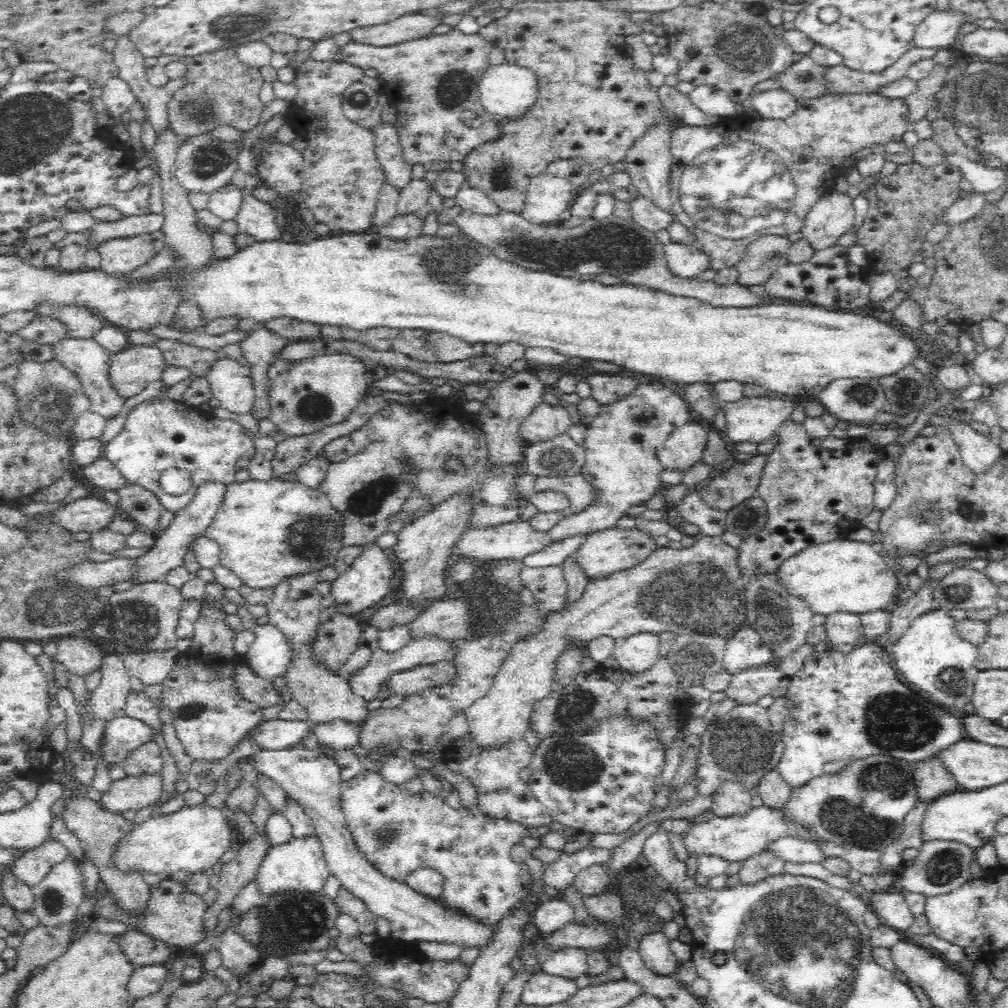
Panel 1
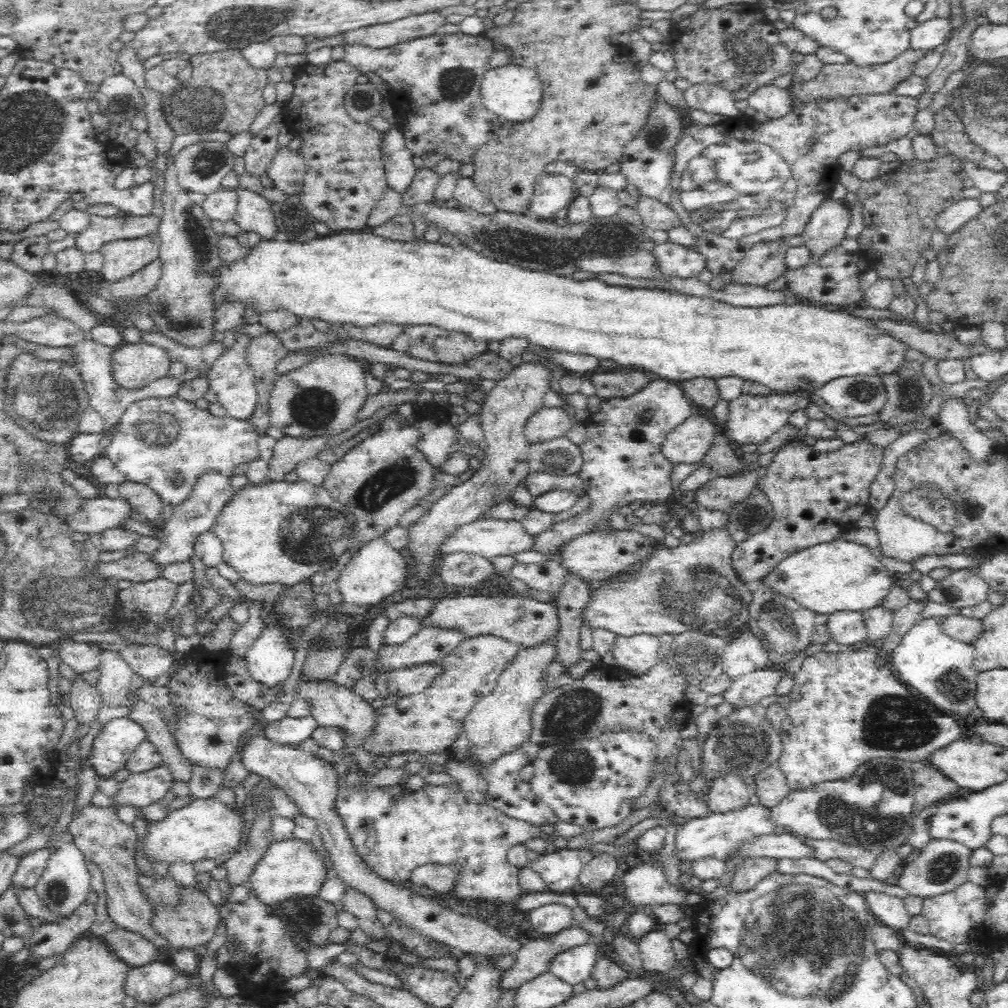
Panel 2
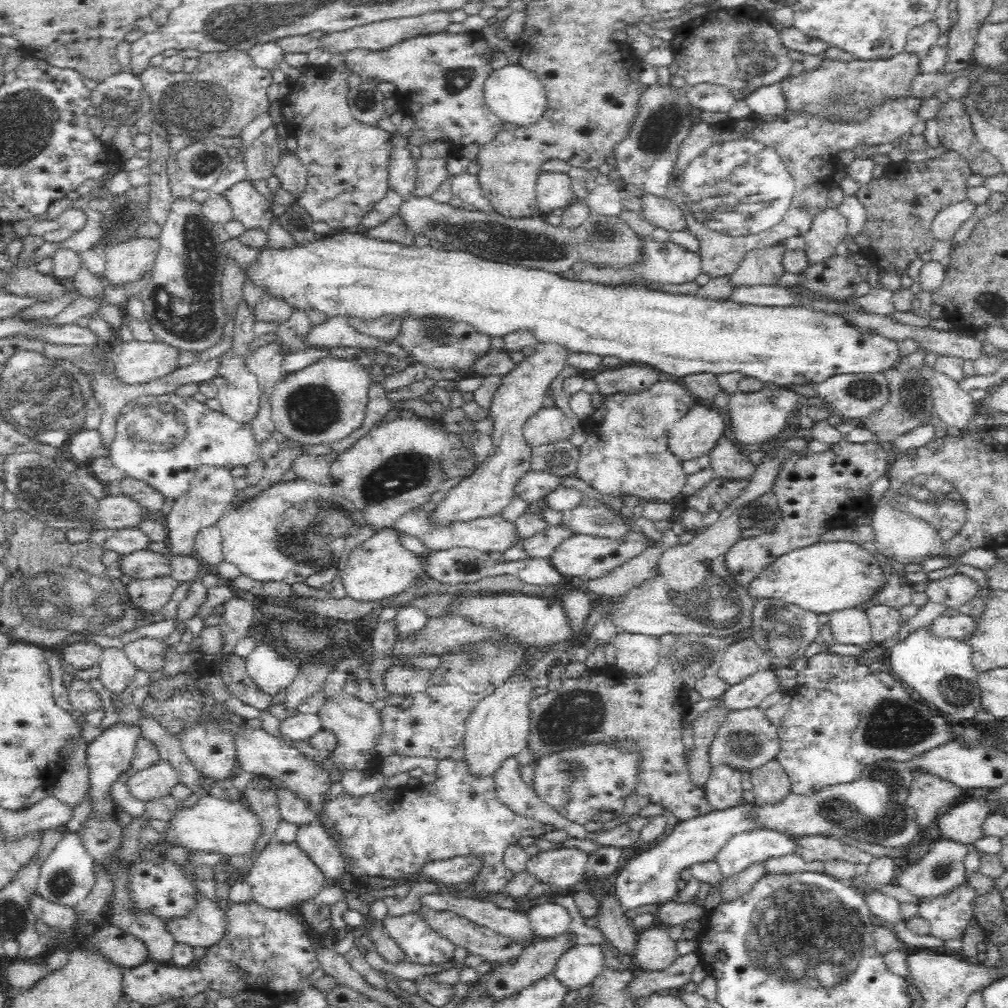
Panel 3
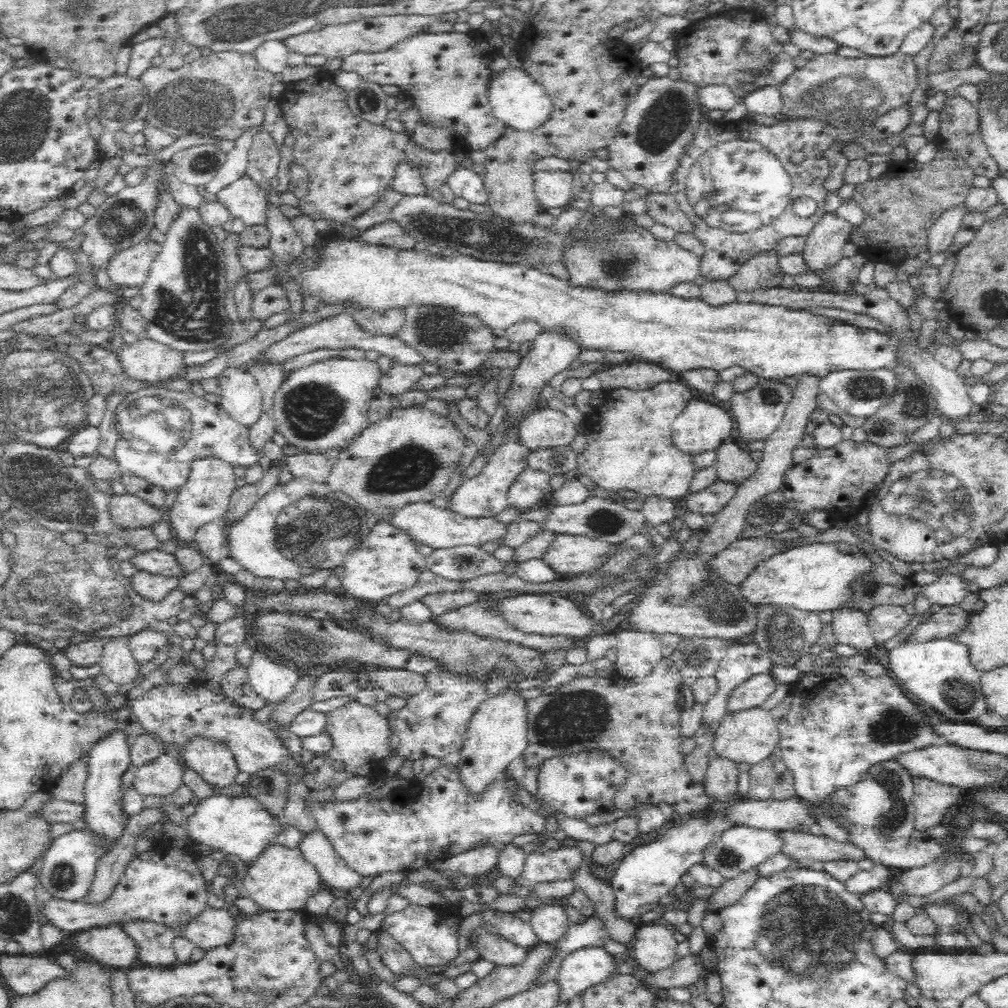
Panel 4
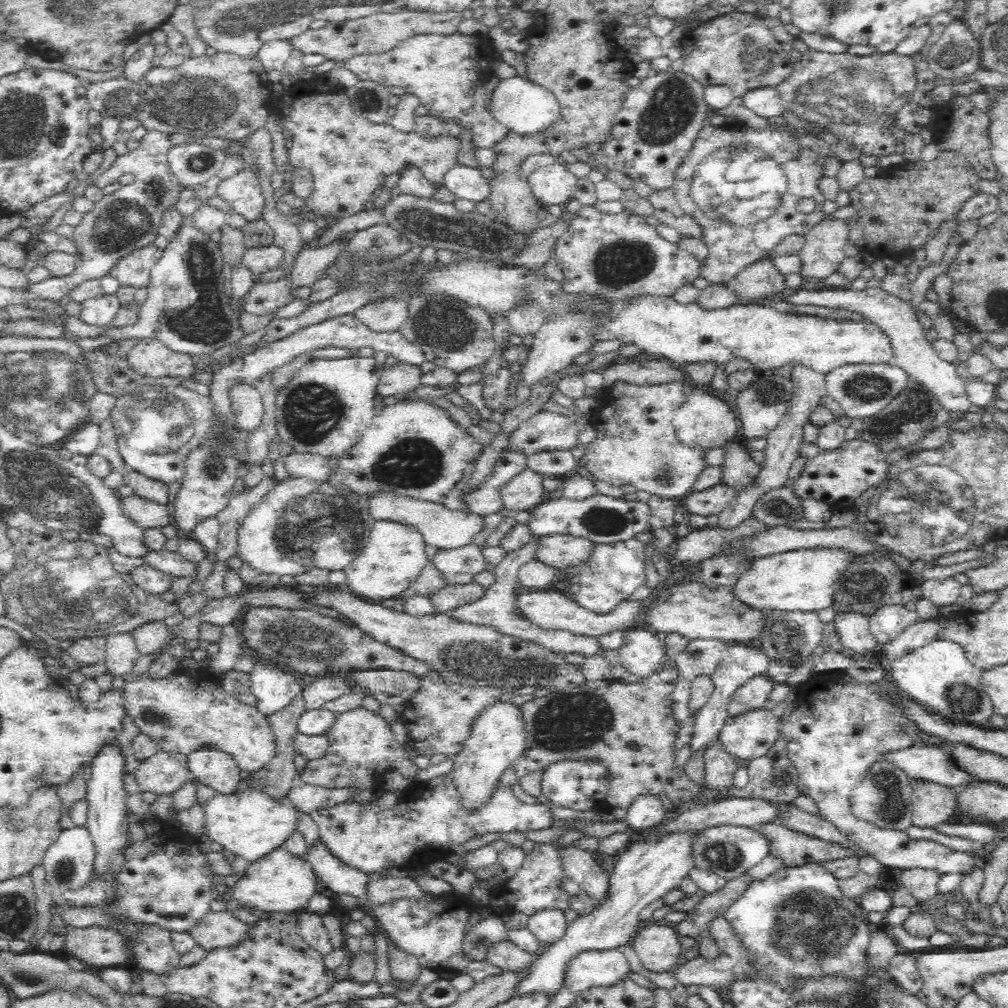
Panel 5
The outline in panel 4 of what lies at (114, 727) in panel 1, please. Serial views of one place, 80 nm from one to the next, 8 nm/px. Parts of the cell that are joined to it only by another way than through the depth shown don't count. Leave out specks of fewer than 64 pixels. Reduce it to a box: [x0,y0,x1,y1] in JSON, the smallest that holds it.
[84,730,131,854]

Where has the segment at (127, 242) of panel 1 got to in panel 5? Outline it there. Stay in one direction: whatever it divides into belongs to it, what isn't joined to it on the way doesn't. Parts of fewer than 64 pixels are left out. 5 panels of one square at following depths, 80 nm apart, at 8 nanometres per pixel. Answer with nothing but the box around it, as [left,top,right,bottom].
[109,243,164,290]

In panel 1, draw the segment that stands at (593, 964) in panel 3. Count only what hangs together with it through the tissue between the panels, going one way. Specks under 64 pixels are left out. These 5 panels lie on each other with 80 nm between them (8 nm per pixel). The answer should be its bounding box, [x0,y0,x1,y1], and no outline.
[541,948,590,982]

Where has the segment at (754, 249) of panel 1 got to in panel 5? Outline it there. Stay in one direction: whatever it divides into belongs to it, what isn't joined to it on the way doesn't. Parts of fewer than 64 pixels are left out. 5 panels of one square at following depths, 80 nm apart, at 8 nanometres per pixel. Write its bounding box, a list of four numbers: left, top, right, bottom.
[726,258,787,305]

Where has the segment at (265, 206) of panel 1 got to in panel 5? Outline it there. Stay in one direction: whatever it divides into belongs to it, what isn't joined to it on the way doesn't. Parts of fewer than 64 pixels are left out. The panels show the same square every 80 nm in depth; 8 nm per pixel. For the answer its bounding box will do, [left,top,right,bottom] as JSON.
[217,168,264,221]

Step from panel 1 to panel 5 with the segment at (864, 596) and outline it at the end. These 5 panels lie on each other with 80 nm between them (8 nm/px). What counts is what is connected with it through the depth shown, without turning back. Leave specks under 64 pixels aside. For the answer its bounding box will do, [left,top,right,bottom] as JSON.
[731,549,850,613]

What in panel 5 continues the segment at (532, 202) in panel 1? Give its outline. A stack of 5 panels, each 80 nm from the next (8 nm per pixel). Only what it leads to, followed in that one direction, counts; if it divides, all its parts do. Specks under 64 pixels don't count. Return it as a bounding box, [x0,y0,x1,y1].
[526,162,578,208]

